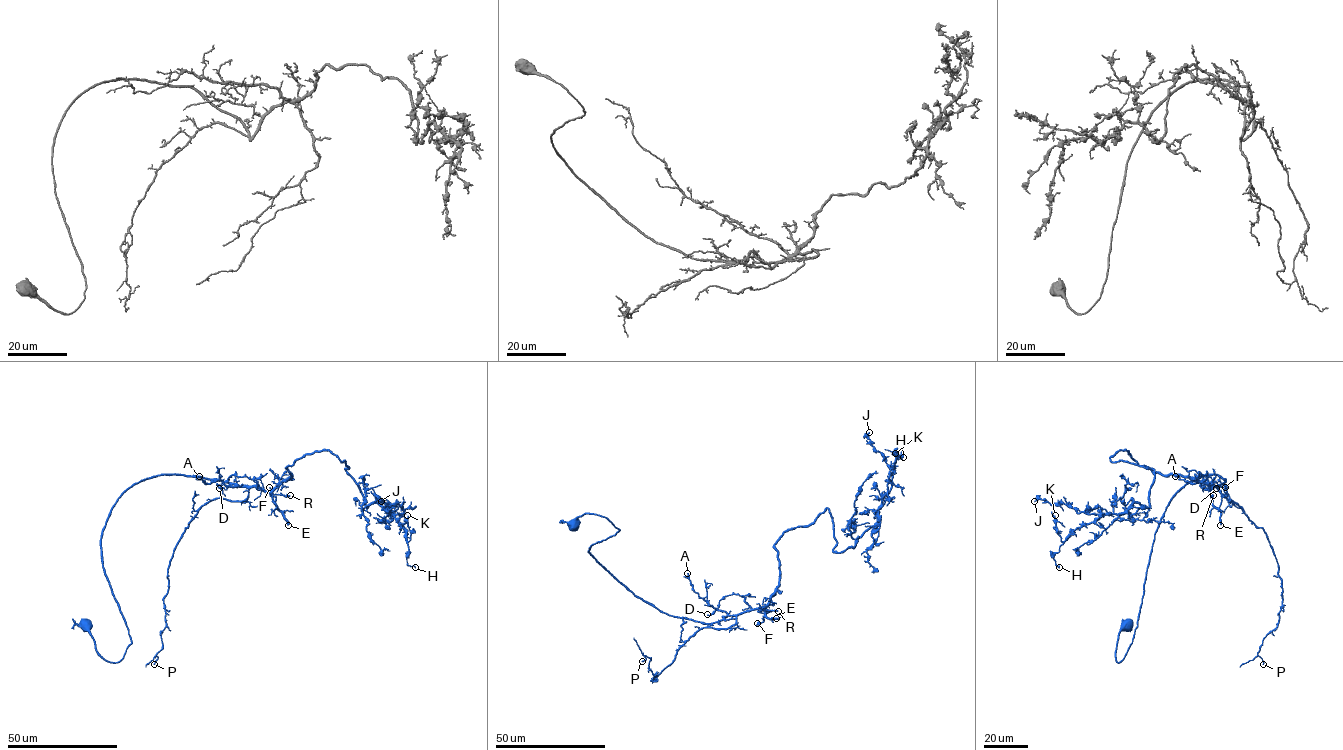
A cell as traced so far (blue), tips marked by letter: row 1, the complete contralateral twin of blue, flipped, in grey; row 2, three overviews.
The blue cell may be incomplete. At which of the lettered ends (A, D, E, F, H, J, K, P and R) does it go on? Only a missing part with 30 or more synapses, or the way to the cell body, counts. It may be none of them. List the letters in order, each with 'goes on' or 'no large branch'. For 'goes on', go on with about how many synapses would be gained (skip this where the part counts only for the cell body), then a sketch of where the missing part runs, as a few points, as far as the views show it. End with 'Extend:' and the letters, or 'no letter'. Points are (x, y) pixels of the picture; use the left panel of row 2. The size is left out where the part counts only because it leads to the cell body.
A: goes on | 90 syn | (199, 476), (192, 470), (165, 473), (154, 494), (145, 498), (142, 485)
D: no large branch
E: goes on | 110 syn | (288, 525), (294, 549), (265, 572), (244, 616), (231, 631), (199, 633), (180, 660), (158, 669), (159, 690)
F: no large branch
H: no large branch
J: no large branch
K: no large branch
P: no large branch
R: no large branch
Extend: A, E

